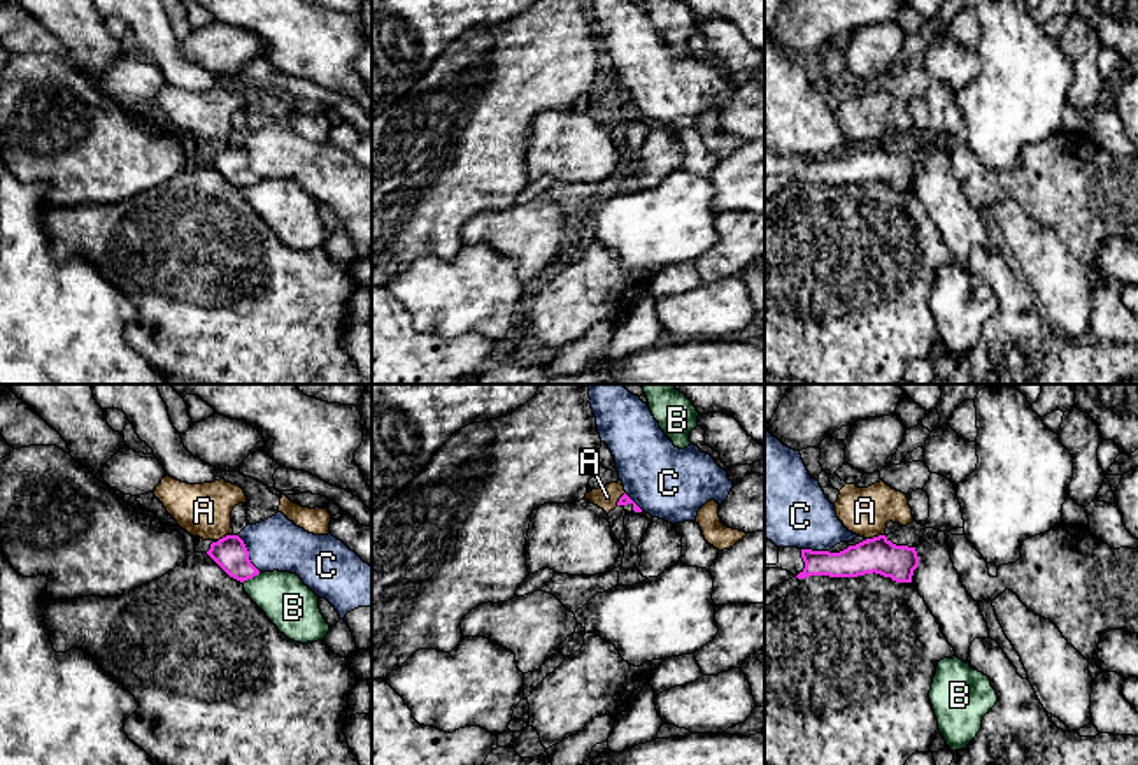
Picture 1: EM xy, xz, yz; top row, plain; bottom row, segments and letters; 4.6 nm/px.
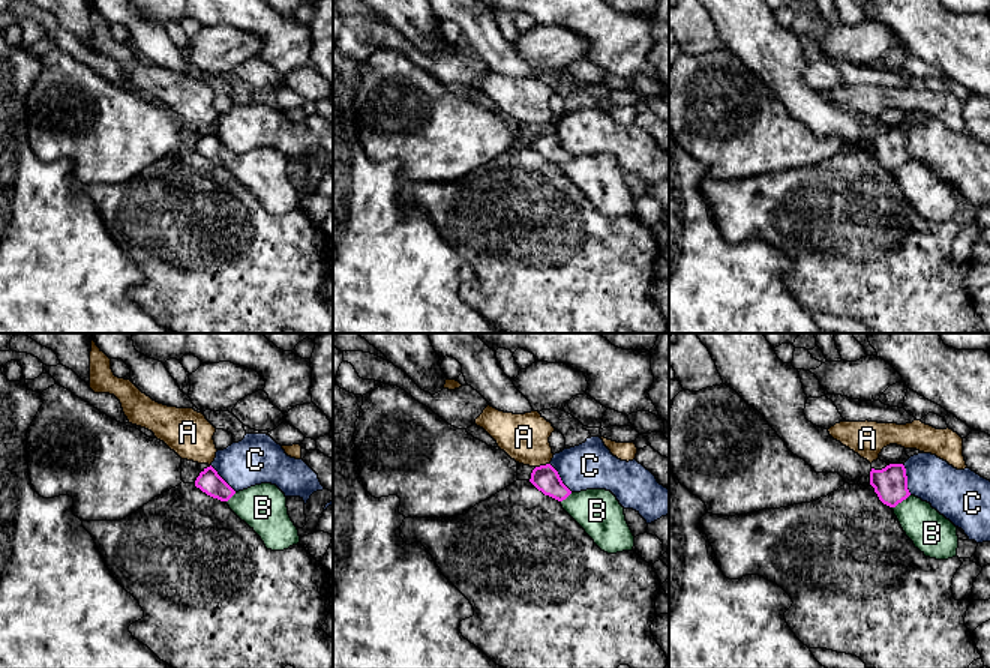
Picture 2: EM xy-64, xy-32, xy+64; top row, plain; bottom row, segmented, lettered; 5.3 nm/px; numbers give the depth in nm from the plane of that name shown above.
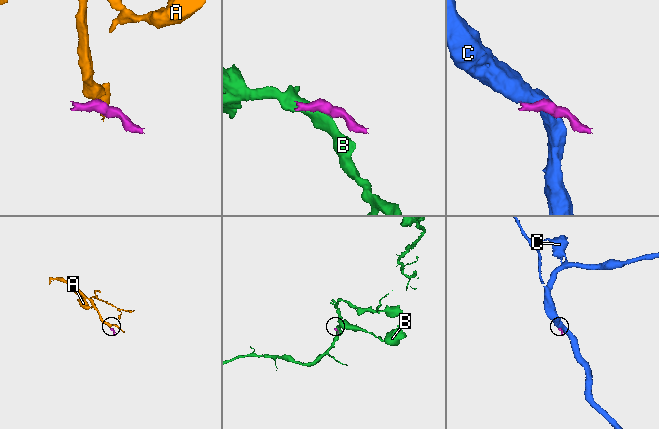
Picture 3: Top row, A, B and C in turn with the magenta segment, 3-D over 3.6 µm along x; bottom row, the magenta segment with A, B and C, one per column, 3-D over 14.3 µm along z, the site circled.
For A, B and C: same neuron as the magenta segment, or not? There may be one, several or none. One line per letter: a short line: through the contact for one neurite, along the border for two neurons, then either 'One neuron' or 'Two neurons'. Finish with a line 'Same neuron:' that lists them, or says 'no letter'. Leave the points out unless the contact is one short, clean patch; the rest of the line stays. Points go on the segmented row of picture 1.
A: Line: yz (884, 534), (867, 539). Two neurons
B: Two neurons
C: Two neurons
Same neuron: no letter

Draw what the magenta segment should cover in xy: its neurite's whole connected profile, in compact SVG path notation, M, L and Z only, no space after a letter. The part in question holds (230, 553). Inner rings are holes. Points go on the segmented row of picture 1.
M226 535L210 544L207 554L233 579L244 583L260 574L238 535Z

